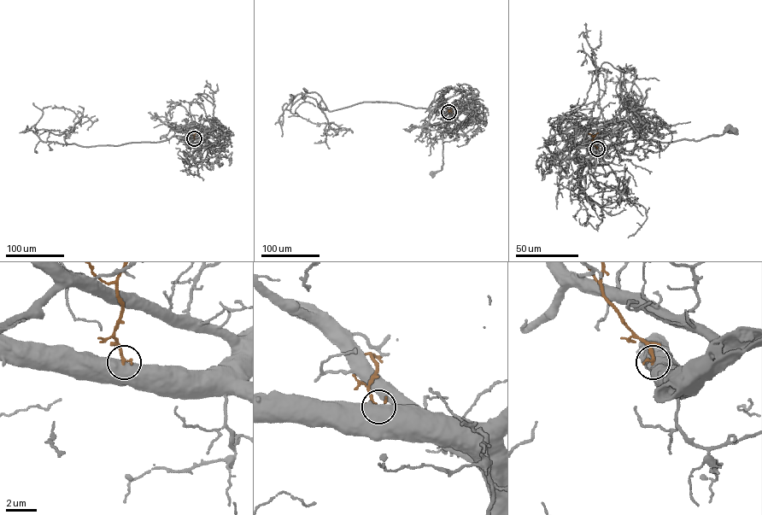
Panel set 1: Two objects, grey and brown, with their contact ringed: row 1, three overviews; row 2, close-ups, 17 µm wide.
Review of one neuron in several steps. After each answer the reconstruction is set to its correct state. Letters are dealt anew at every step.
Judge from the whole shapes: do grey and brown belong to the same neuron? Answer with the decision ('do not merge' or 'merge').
do not merge

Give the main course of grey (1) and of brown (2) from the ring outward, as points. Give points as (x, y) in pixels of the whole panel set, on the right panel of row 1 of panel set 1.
1: (597, 149), (639, 139), (668, 143), (698, 140), (720, 135), (729, 127)
2: (597, 149), (593, 141), (598, 132)

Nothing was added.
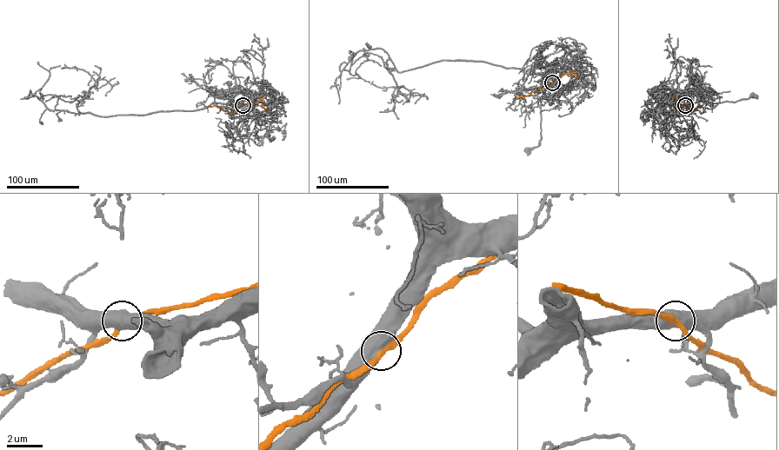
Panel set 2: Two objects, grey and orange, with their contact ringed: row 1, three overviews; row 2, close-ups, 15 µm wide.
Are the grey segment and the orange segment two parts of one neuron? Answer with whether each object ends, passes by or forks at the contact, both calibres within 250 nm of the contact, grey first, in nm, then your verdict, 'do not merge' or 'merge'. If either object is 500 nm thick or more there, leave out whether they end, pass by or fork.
800 nm thick on the grey side, 300 nm on the other; do not merge

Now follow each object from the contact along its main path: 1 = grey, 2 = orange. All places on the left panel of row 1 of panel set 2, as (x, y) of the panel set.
1: (243, 105), (231, 103), (230, 99), (217, 95)
2: (243, 105), (230, 112), (215, 106), (207, 107)

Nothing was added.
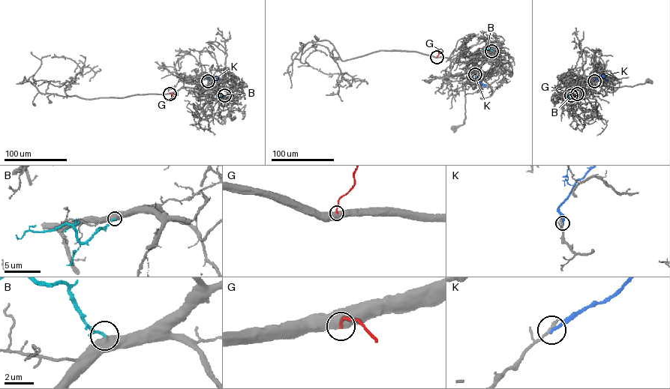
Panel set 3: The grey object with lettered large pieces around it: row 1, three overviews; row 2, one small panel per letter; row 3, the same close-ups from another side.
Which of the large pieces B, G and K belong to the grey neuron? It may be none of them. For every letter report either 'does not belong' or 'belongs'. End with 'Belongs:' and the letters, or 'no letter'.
B: belongs
G: does not belong
K: does not belong
Belongs: B

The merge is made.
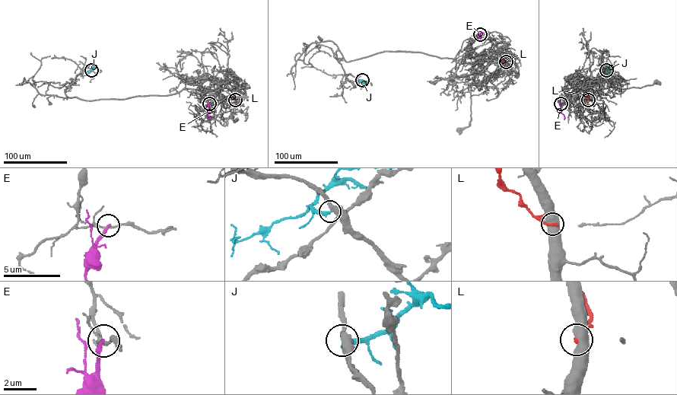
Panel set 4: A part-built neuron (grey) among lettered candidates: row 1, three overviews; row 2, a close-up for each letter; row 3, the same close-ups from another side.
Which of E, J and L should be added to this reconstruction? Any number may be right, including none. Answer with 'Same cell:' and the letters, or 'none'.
Same cell: none

